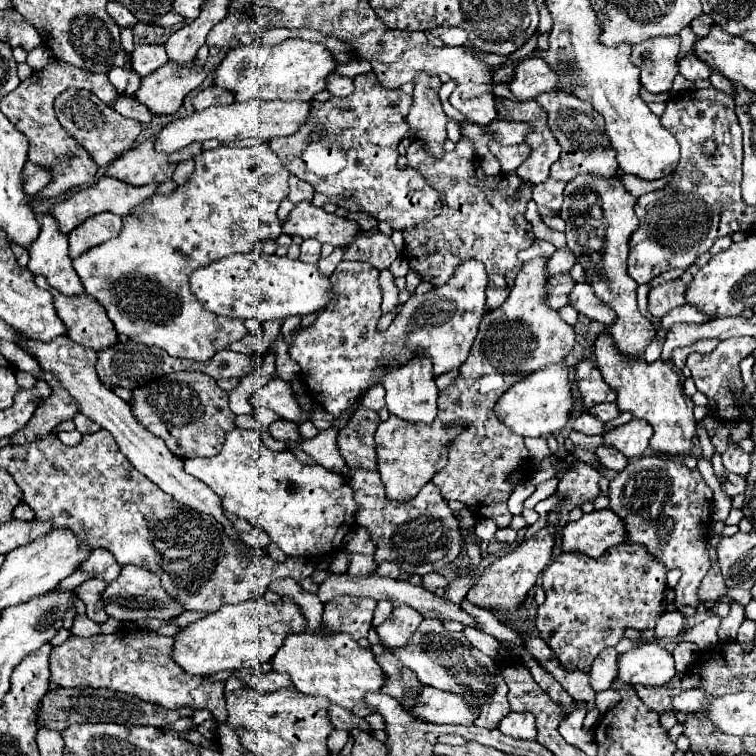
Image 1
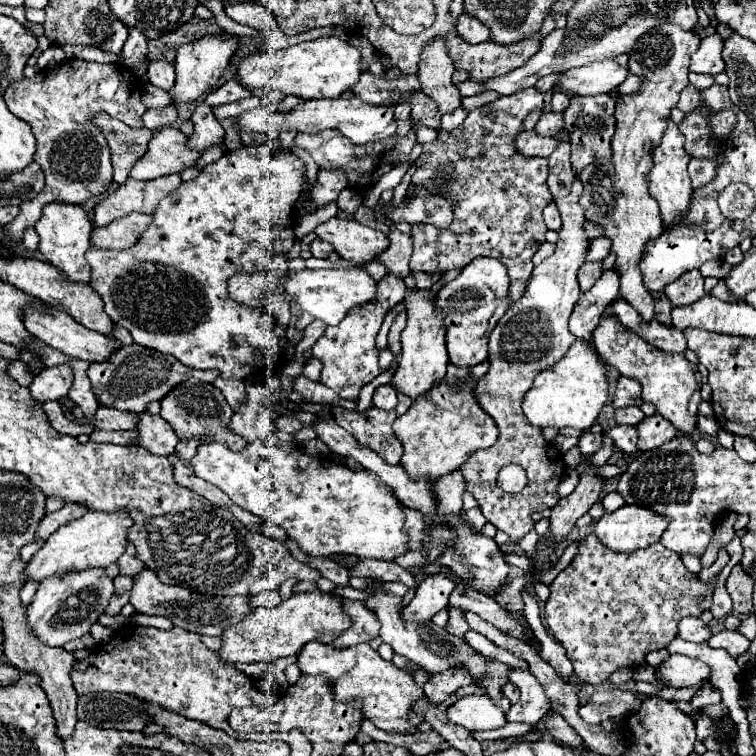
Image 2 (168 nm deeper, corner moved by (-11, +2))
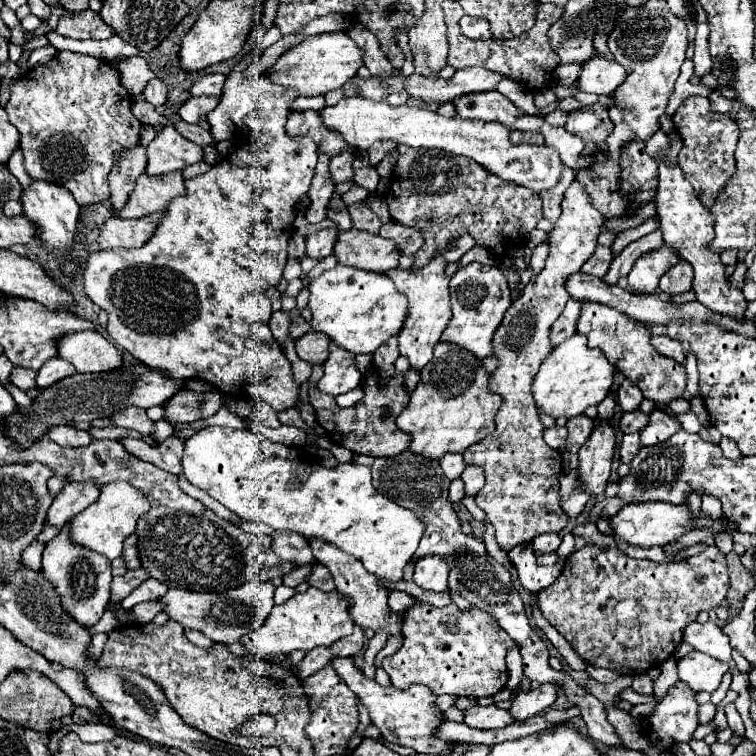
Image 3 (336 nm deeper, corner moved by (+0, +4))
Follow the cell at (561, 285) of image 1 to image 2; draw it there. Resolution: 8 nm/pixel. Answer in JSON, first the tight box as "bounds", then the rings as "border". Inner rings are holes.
{"bounds":[578,261,604,291],"border":[[[594,261],[594,263],[584,263],[578,271],[578,283],[580,283],[580,291],[588,291],[596,279],[600,279],[600,275],[604,273],[602,269],[602,261]]]}

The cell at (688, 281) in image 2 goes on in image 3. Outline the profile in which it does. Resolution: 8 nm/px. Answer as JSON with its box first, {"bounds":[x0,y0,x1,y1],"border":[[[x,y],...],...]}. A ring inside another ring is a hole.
{"bounds":[659,261,693,297],"border":[[[679,261],[675,267],[671,267],[659,281],[659,289],[663,293],[667,293],[669,297],[675,297],[675,295],[683,295],[691,289],[691,283],[693,283],[693,269],[687,261]]]}

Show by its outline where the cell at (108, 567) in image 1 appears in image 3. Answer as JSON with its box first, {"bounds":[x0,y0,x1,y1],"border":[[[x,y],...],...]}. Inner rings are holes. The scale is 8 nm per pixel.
{"bounds":[123,535,139,569],"border":[[[129,535],[123,543],[123,559],[127,569],[139,569],[139,557],[137,557],[137,537]]]}

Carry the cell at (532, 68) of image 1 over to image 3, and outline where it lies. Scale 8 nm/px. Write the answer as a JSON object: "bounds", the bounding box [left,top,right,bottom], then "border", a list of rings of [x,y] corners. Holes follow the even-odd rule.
{"bounds":[577,57,627,95],"border":[[[593,57],[583,63],[581,73],[577,77],[579,91],[597,93],[597,95],[611,95],[617,85],[627,77],[627,71],[613,59]]]}

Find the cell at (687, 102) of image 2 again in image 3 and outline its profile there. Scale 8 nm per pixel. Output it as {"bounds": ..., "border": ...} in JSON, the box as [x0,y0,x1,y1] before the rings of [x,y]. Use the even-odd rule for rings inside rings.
{"bounds":[671,95,739,207],"border":[[[701,95],[685,99],[671,119],[683,139],[683,147],[679,151],[679,165],[683,169],[683,175],[693,185],[693,189],[701,195],[701,201],[707,207],[715,201],[717,193],[735,173],[733,153],[735,153],[739,129],[731,117],[711,111],[709,99]]]}

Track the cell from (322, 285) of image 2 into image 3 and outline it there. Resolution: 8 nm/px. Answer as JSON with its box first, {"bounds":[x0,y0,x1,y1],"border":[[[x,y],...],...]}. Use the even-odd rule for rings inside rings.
{"bounds":[309,265,405,355],"border":[[[337,265],[313,279],[309,293],[309,309],[313,313],[311,327],[327,333],[337,345],[357,355],[373,353],[391,335],[397,335],[405,319],[405,297],[401,297],[393,281],[381,273],[365,273],[361,269]]]}

